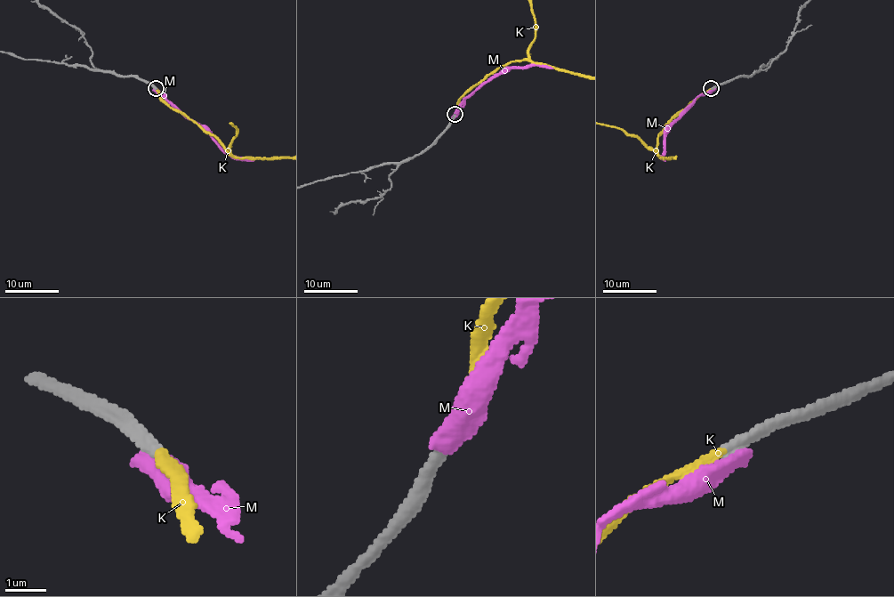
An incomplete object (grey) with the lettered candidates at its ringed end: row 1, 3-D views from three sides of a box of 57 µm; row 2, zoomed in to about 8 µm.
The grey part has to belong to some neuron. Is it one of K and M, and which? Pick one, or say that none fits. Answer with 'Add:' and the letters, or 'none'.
Add: K

